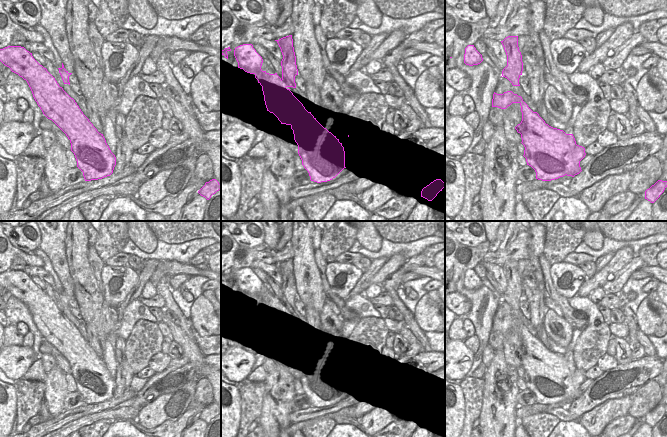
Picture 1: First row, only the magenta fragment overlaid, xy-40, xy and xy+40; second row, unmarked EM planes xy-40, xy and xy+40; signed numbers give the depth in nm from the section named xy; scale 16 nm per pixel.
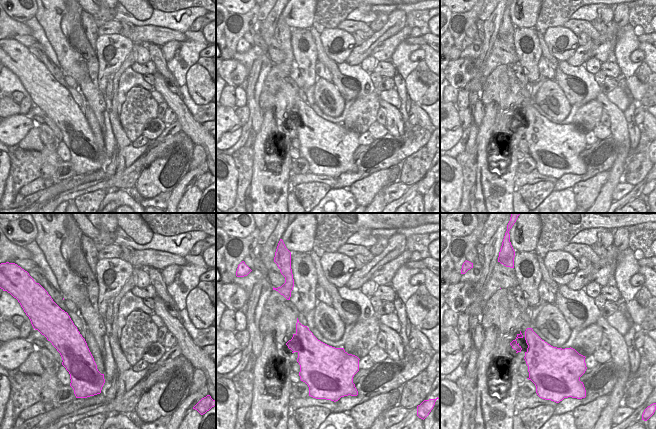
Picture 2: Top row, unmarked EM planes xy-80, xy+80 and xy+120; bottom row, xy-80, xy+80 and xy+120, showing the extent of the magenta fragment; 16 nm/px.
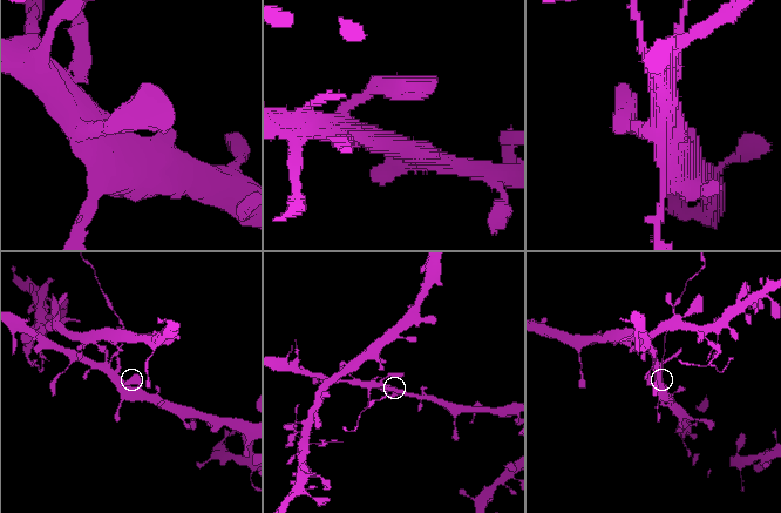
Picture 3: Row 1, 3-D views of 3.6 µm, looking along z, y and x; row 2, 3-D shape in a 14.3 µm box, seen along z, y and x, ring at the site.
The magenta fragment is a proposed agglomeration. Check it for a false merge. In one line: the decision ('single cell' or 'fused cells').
fused cells

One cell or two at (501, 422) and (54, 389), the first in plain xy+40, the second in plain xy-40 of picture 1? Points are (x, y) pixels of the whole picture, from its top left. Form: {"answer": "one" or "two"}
{"answer": "one"}

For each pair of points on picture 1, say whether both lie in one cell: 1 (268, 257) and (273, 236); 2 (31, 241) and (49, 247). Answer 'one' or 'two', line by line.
1: two
2: two

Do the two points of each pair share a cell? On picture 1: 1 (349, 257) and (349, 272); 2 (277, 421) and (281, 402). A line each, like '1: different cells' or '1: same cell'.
1: different cells
2: same cell

